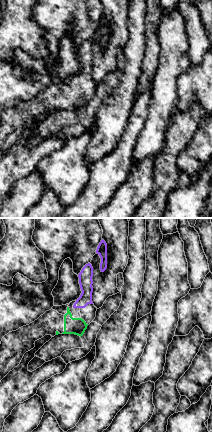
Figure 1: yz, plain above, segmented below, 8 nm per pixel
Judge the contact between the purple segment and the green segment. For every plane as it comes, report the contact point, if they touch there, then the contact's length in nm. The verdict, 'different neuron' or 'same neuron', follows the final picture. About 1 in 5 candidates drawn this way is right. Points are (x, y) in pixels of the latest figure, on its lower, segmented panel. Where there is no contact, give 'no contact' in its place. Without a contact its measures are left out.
no contact

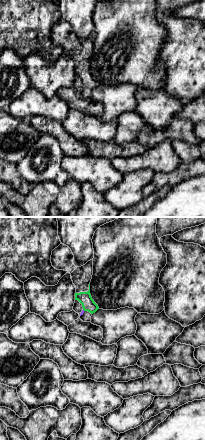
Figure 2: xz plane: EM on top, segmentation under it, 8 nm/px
no contact

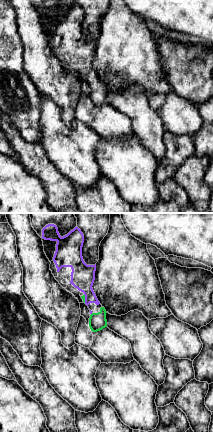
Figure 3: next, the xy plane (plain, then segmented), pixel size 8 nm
(85, 298) | 70 nm

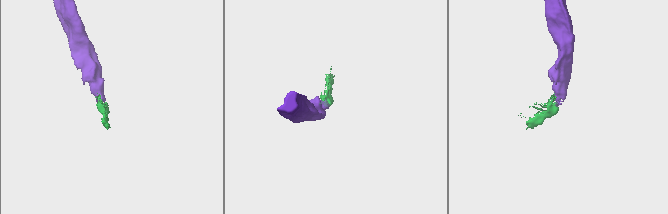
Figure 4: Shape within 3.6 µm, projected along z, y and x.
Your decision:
same neuron

